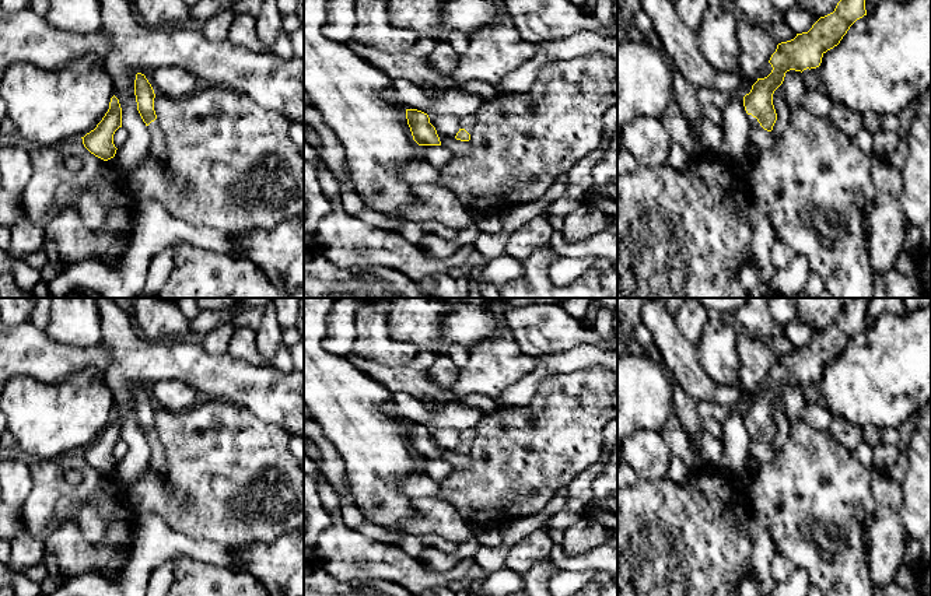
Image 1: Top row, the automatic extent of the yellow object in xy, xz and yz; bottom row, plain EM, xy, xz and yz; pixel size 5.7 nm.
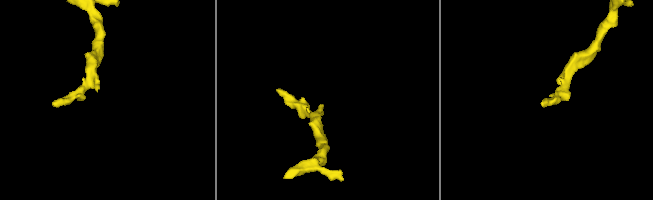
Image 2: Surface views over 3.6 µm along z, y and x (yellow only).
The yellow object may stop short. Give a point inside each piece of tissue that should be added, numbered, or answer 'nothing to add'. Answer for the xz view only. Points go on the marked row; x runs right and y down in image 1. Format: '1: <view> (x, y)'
1: xz (468, 122)

